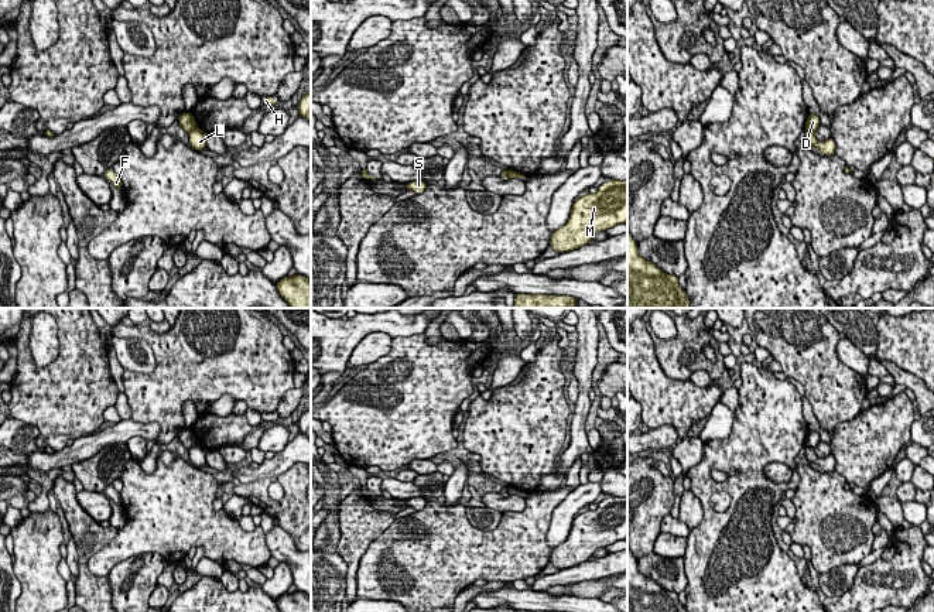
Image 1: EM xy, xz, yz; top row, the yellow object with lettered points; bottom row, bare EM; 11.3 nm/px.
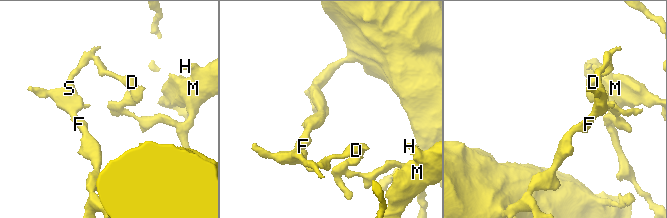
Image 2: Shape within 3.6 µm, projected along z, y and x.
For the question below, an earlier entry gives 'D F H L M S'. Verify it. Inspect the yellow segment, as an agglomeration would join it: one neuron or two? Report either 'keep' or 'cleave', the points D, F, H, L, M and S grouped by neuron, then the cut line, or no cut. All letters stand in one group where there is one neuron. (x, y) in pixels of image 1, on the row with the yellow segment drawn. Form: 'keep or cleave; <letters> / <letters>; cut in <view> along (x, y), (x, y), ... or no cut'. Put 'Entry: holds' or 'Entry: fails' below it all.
cleave; D F S / H L M; cut in yz along (806, 129), (813, 132)
Entry: fails

